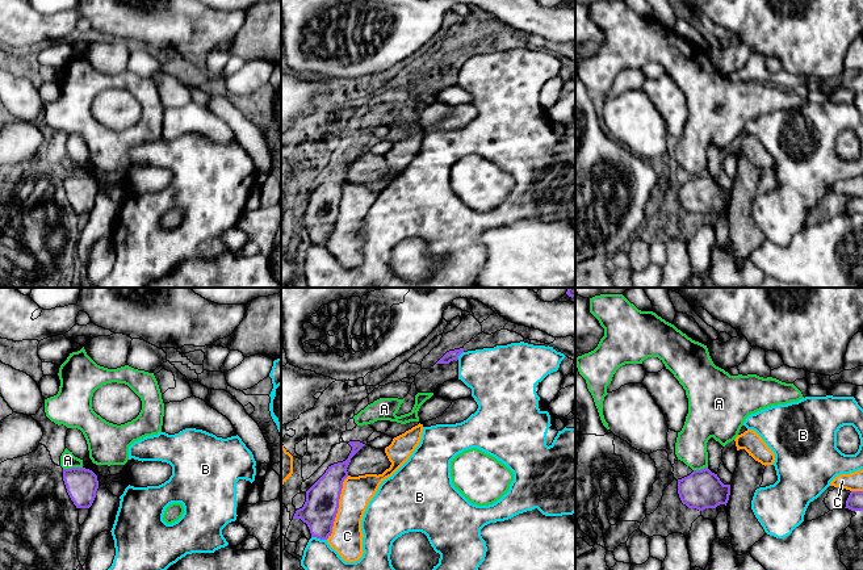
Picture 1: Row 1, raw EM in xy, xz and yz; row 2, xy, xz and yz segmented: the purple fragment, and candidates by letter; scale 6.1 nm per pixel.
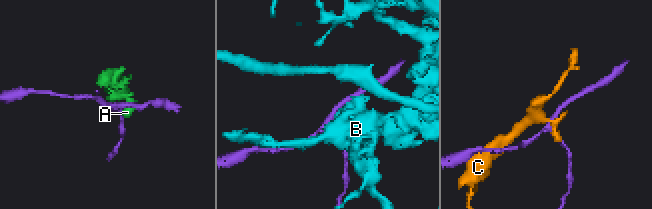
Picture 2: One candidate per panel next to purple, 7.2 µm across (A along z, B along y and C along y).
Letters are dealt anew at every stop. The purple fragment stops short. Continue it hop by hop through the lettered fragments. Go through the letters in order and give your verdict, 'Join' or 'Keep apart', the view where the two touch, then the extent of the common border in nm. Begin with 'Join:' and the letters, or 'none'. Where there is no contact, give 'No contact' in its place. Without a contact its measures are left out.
Join: none
A: Keep apart. Touches purple in xy. Shared border 120 nm
B: Keep apart. Touches purple in xz. Shared border 100 nm
C: Keep apart. Touches purple in xz. Shared border 420 nm

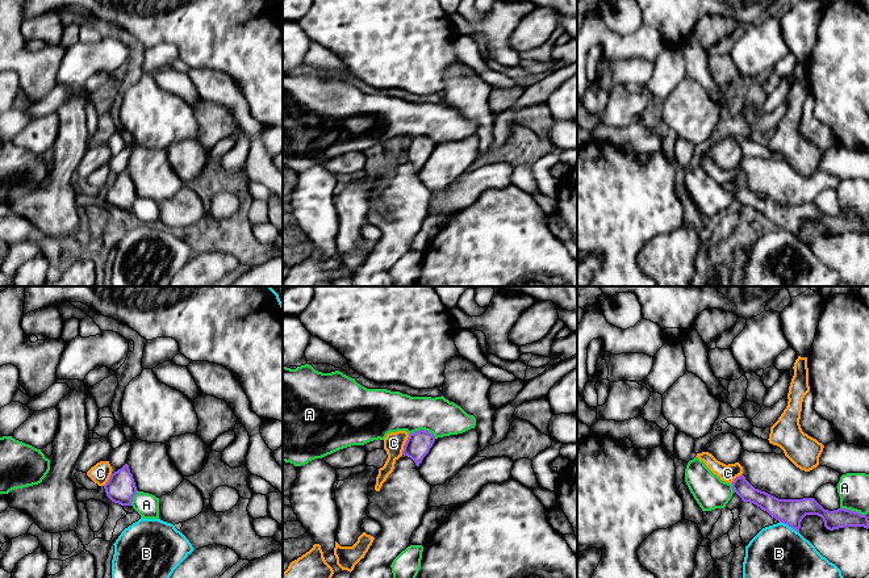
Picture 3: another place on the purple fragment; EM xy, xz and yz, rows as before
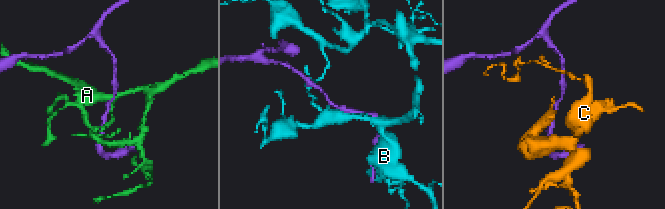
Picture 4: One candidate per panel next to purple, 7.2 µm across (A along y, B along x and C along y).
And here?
Join: none
A: Keep apart. Touches purple in xz. Shared border 170 nm
B: Keep apart. Touches purple in yz. Shared border 140 nm
C: Keep apart. Touches purple in xz. Shared border 130 nm

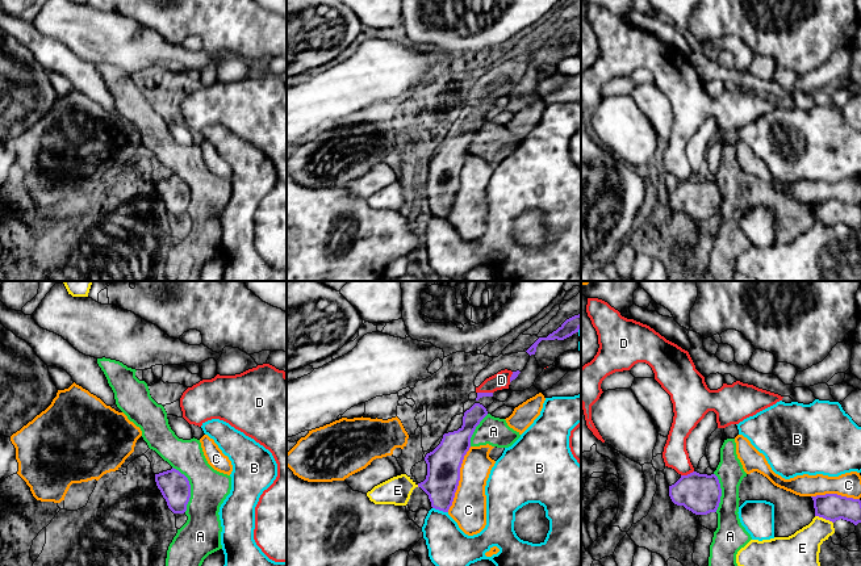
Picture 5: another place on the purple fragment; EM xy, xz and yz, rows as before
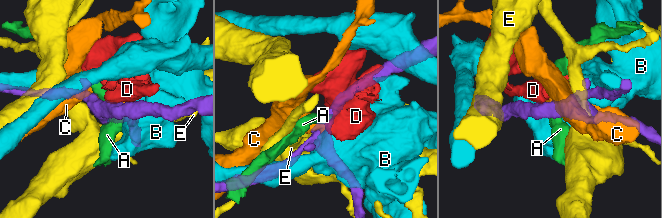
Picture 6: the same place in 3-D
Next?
Join: A
A: Join. Touches purple in xy. Shared border 300 nm
B: Keep apart. Touches purple in xz. Shared border 100 nm
C: Keep apart. Touches purple in xz. Shared border 420 nm
D: Keep apart. Touches purple in yz. Shared border 90 nm
E: Keep apart. Touches purple in yz. Shared border 120 nm

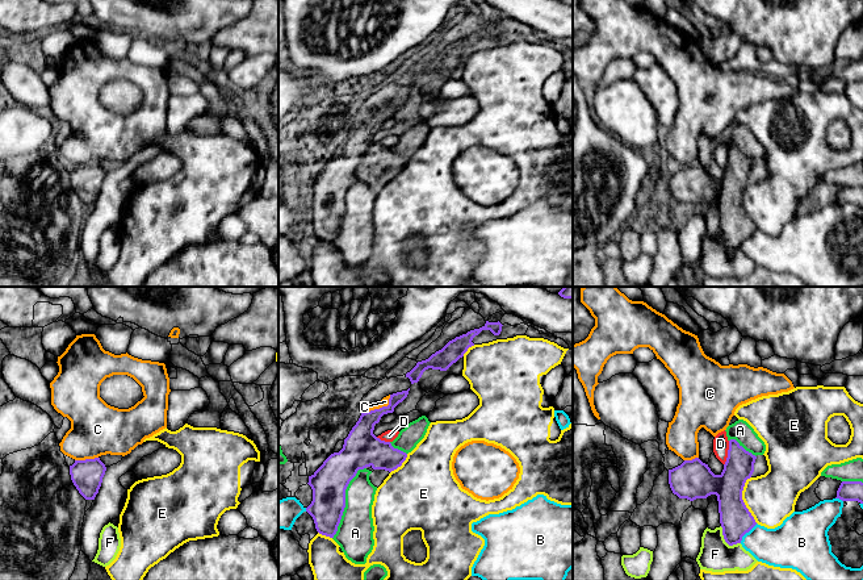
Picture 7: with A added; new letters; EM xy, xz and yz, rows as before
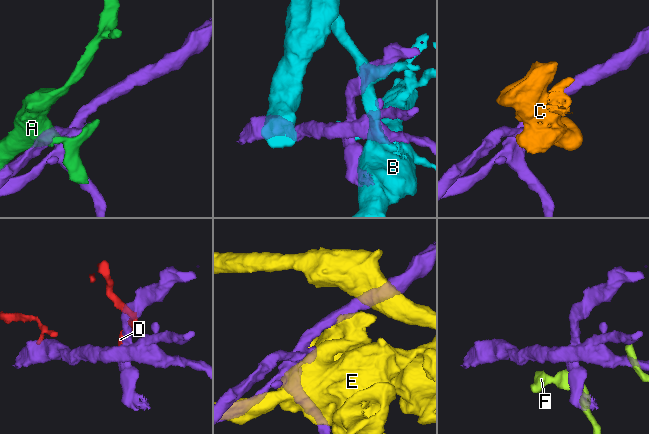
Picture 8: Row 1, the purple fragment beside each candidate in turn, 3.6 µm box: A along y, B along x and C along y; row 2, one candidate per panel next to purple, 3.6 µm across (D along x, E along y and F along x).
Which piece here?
Join: none
A: Keep apart. Touches purple in xz. Shared border 480 nm
B: Keep apart. Touches purple in yz. Shared border 160 nm
C: Keep apart. Touches purple in xz. Shared border 190 nm
D: Keep apart. Touches purple in yz. Shared border 160 nm
E: Keep apart. Touches purple in yz. Shared border 300 nm
F: Keep apart. Touches purple in yz. Shared border 170 nm

